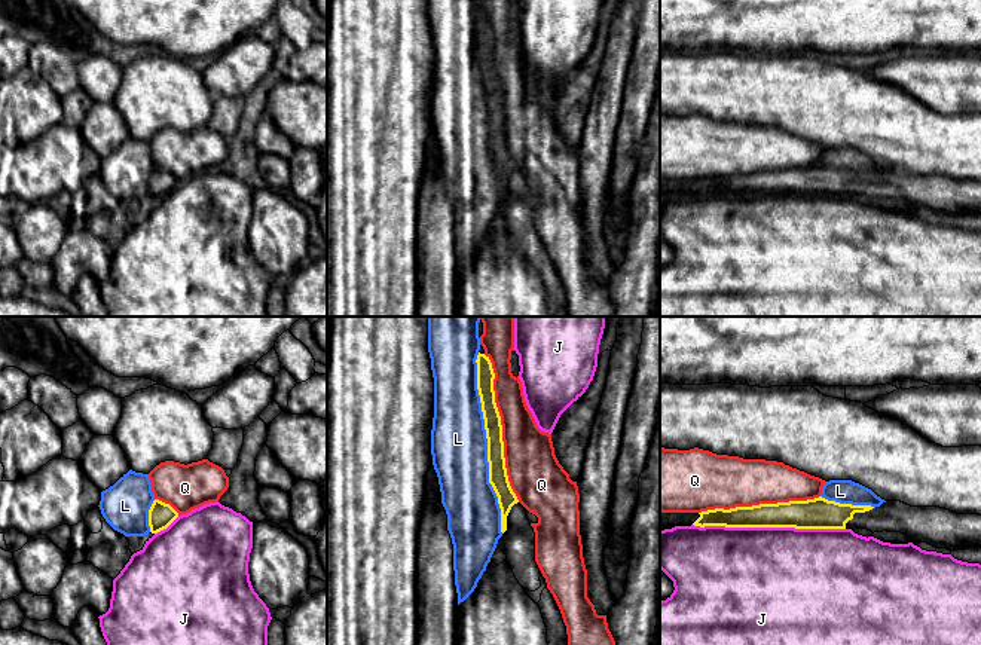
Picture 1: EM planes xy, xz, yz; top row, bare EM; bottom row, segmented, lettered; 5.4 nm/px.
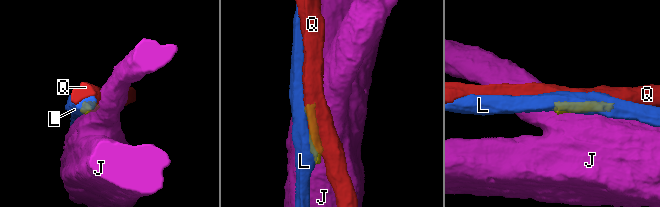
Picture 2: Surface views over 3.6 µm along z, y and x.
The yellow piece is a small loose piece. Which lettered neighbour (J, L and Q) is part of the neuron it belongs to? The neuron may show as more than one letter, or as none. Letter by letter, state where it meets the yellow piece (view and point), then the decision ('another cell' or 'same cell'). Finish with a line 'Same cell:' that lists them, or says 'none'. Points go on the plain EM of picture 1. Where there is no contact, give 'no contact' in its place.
J: yz (769, 193) | another cell
L: xz (488, 110) | another cell
Q: xz (501, 95) | another cell
Same cell: none

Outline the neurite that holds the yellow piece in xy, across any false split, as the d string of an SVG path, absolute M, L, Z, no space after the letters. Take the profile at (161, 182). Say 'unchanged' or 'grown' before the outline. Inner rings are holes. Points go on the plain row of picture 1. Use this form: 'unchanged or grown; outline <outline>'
unchanged; outline M155 166L149 177L150 199L158 201L166 196L177 184L178 180L169 171Z

